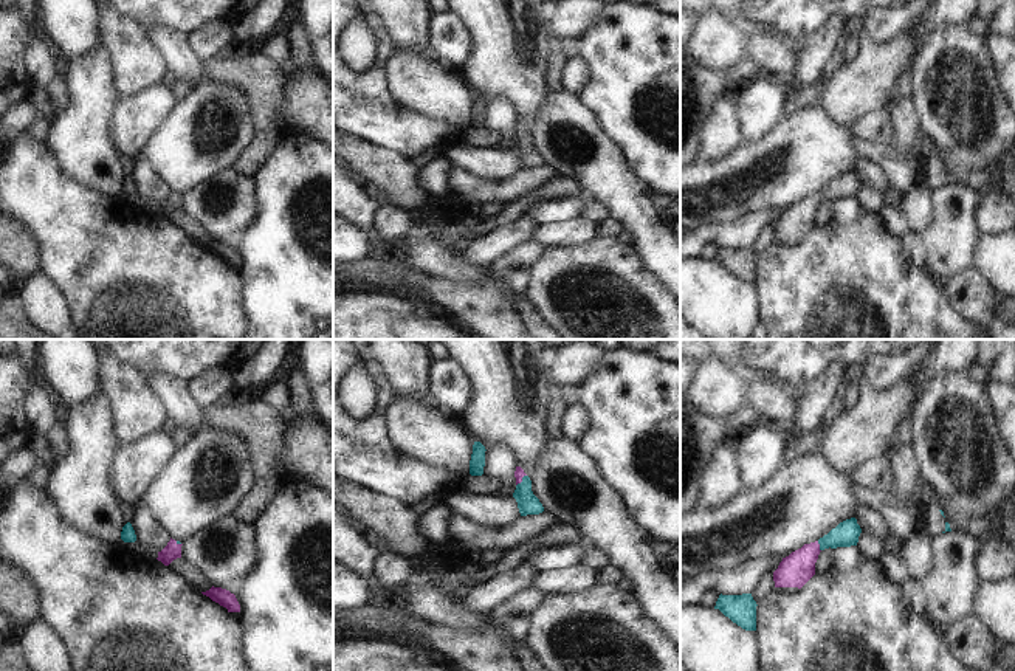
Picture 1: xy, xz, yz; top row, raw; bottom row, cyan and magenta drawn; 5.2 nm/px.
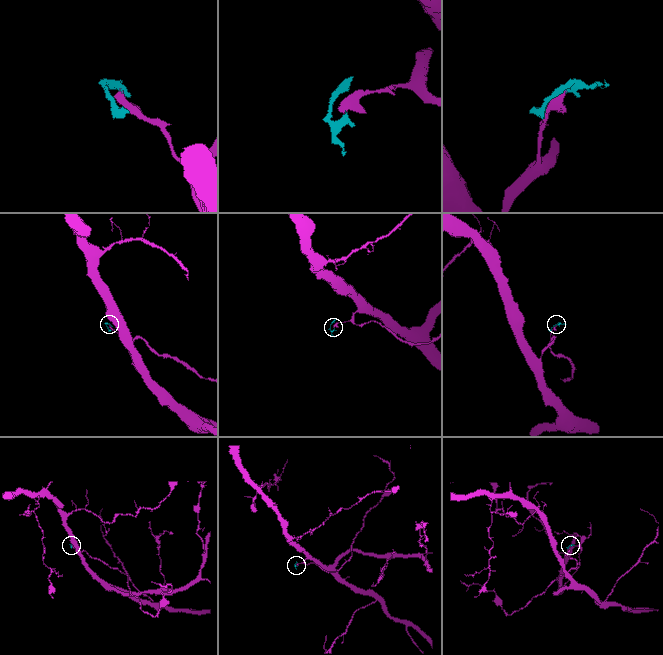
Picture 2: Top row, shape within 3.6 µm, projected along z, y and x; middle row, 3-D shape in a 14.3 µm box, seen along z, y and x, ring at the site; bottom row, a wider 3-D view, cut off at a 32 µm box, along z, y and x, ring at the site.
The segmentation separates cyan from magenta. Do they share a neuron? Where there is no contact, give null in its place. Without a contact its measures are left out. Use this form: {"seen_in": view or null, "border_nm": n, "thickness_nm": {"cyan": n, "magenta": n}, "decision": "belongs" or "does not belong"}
{"seen_in": "yz", "border_nm": 60, "thickness_nm": {"cyan": 130, "magenta": 170}, "decision": "belongs"}

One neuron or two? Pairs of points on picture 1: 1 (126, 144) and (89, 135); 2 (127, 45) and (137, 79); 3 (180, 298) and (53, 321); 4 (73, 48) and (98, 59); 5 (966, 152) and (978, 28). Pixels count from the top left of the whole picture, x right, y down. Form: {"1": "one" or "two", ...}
{"1": "two", "2": "one", "3": "two", "4": "two", "5": "two"}

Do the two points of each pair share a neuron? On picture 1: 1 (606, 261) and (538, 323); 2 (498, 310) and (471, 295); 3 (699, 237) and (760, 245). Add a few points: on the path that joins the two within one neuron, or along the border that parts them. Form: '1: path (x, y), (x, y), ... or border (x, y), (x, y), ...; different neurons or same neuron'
1: border (522, 293), (547, 323); different neurons
2: path (492, 310), (478, 301); same neuron
3: border (772, 225), (750, 245); different neurons

